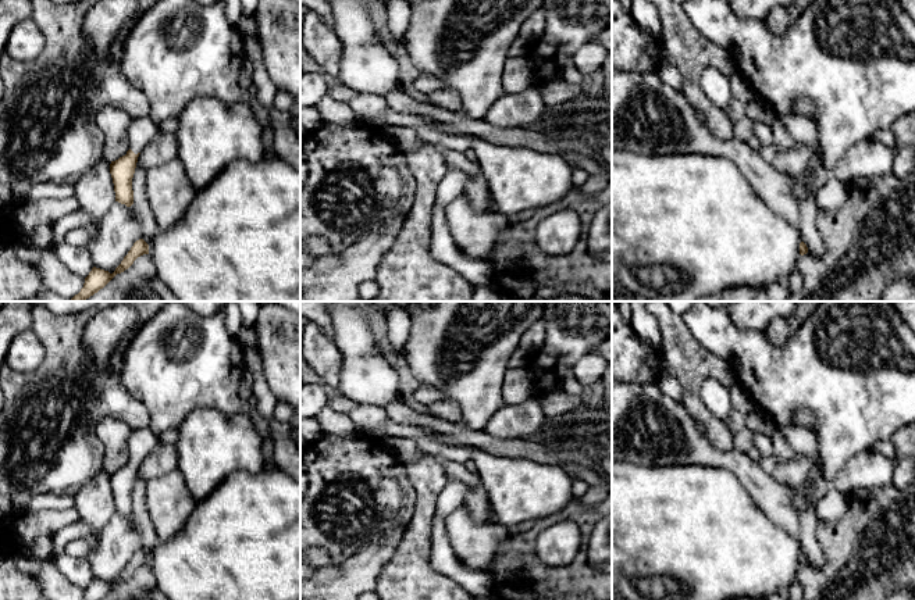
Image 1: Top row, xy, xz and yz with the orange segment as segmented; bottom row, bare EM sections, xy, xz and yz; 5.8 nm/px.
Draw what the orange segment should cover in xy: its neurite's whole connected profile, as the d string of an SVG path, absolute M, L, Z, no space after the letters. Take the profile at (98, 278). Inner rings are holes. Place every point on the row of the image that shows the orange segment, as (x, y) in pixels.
M139 239L133 243L128 254L124 257L124 260L113 274L93 267L89 275L85 278L83 288L71 299L71 301L85 301L100 289L103 289L117 274L128 269L133 264L133 261L143 254L149 254L149 244L143 239Z

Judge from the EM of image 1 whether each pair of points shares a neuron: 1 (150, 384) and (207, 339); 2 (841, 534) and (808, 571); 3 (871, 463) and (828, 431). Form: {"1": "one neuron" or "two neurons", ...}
{"1": "one neuron", "2": "one neuron", "3": "two neurons"}

